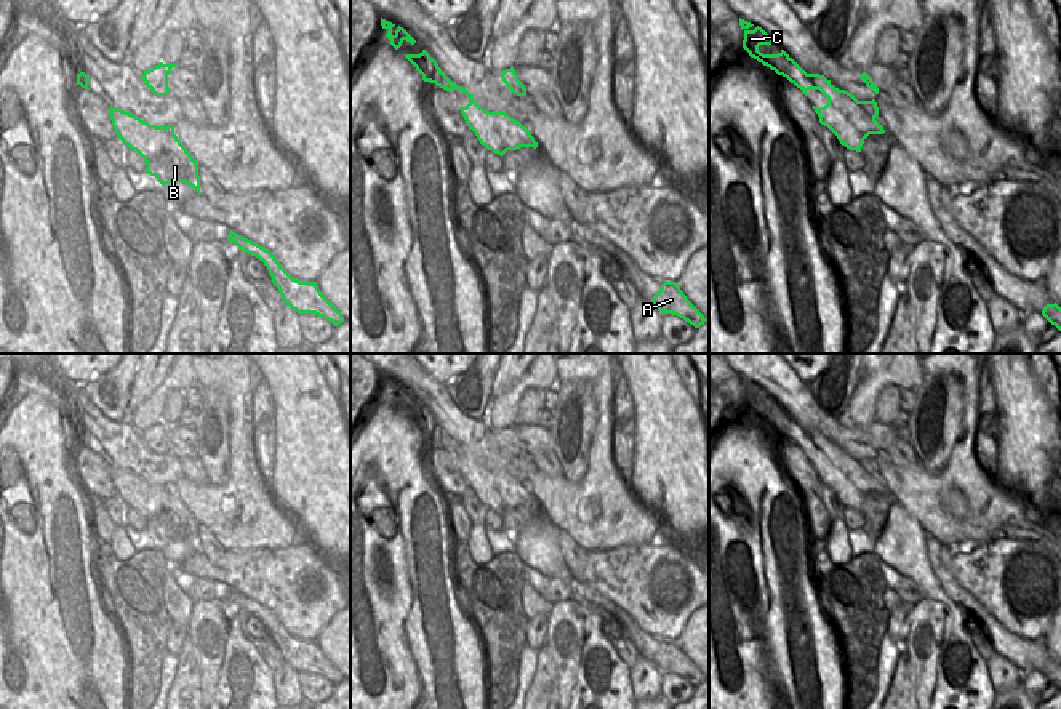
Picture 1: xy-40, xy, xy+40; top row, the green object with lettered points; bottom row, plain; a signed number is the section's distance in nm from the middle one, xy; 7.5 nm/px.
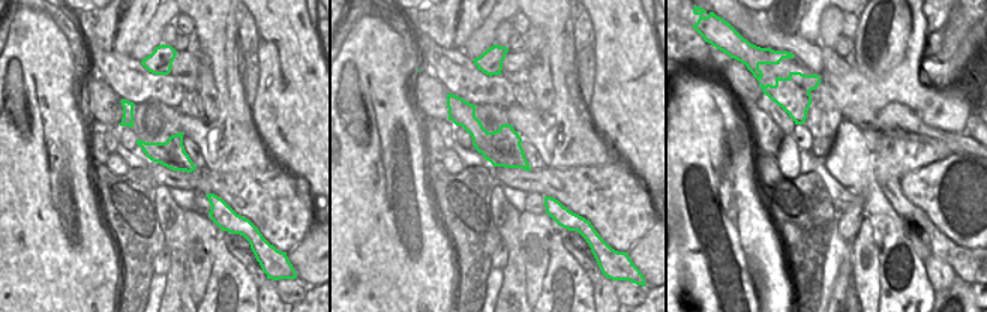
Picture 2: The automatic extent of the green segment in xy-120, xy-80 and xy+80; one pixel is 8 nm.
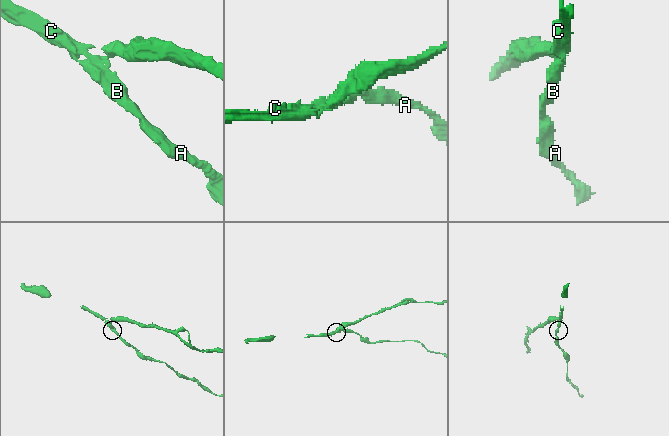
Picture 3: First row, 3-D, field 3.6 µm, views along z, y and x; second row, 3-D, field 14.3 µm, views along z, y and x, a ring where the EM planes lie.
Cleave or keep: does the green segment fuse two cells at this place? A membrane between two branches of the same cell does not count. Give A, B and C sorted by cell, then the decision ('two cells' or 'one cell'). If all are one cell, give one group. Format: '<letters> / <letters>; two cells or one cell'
A B / C; two cells

